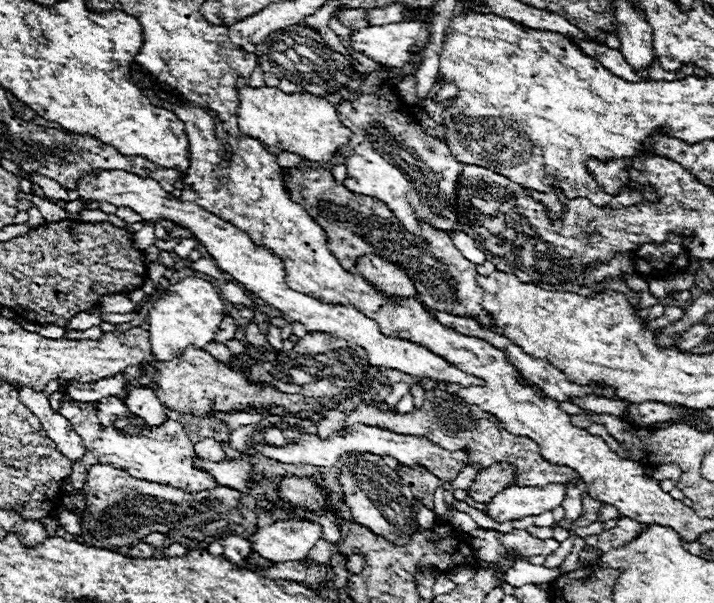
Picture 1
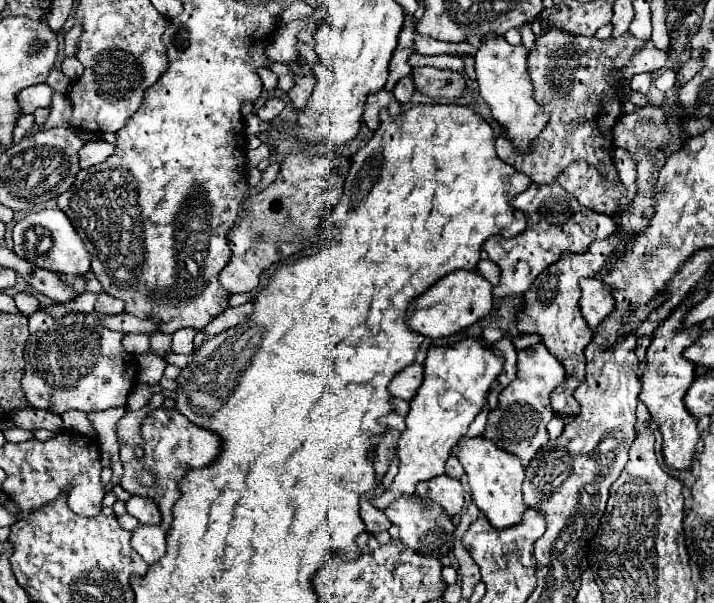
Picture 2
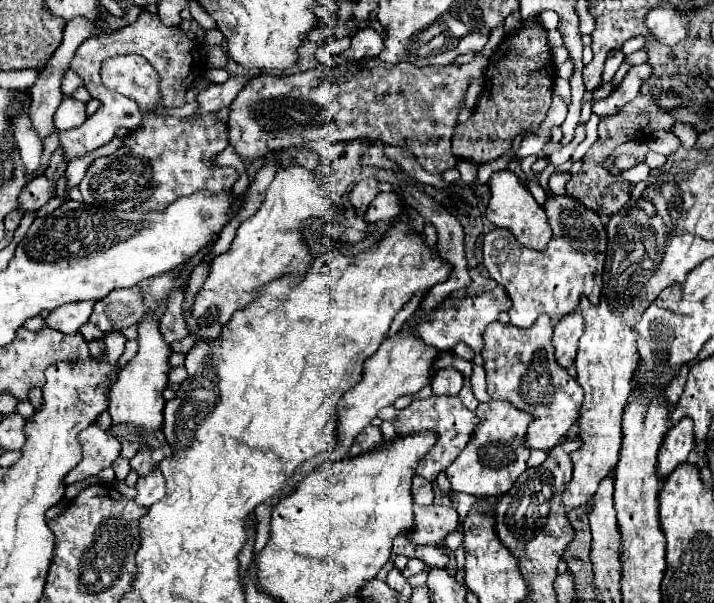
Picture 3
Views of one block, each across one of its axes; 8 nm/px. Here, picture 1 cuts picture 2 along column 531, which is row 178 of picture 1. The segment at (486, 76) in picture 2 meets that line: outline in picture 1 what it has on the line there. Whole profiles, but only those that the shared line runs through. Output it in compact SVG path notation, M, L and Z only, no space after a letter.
M106 170L102 174L86 174L82 182L78 182L78 194L82 200L92 202L108 202L114 206L126 206L132 208L136 214L140 214L146 222L158 222L158 220L170 220L180 228L186 228L194 234L194 238L206 246L208 254L216 260L216 266L226 272L230 278L240 282L248 292L262 298L272 308L280 310L290 322L300 322L308 332L326 332L336 338L344 338L352 344L362 346L368 352L368 364L370 366L384 366L394 368L398 372L416 376L416 378L428 378L438 384L458 384L458 386L482 386L482 378L474 378L472 374L462 372L454 364L446 362L442 356L430 352L428 348L394 338L384 336L378 328L378 324L370 318L366 318L362 312L358 312L352 306L336 306L336 304L324 304L318 298L312 298L308 294L296 292L286 286L284 282L284 264L270 252L260 246L256 246L246 232L232 226L230 222L224 222L216 218L214 214L202 210L196 202L180 202L172 194L164 192L158 182L152 178L138 178L136 174L124 172L124 170Z

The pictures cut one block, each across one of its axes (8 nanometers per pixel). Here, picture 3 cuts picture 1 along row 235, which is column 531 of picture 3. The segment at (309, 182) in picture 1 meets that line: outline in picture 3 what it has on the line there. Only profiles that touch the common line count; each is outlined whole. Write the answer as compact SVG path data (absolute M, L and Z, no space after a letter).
M540 316L530 330L516 328L512 324L492 322L484 332L484 370L488 380L488 394L492 400L508 400L516 408L534 416L528 428L526 444L530 448L550 450L556 446L570 426L576 422L582 406L582 388L566 368L558 366L552 346L552 318Z

